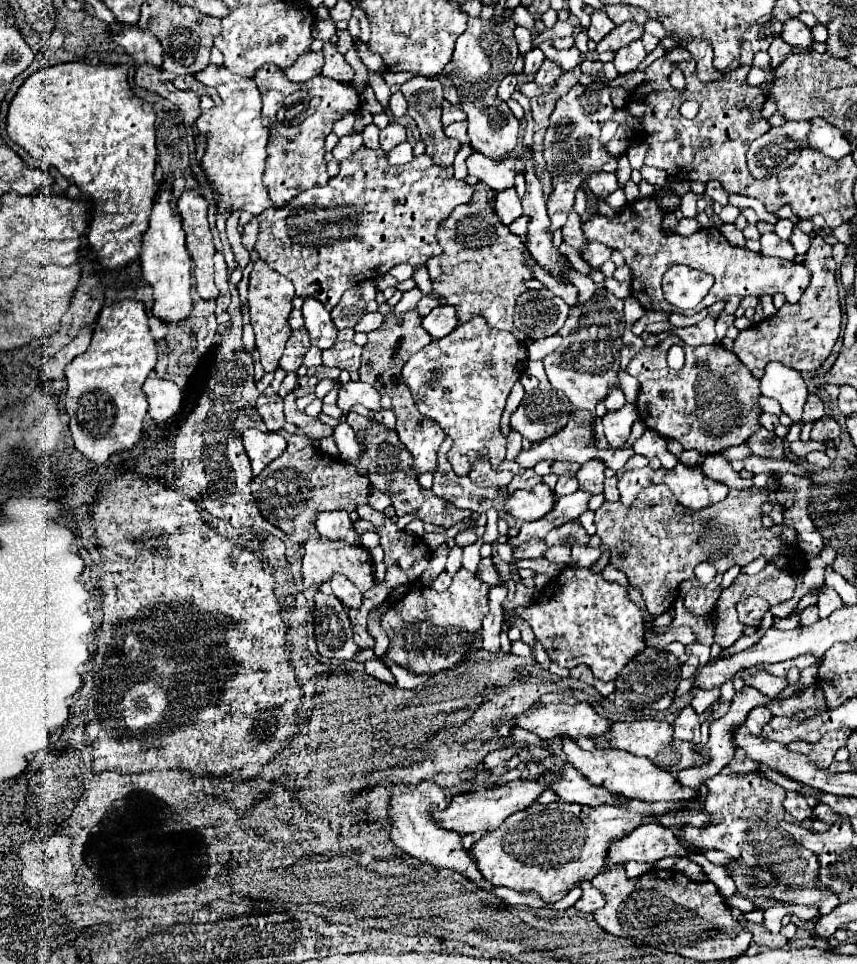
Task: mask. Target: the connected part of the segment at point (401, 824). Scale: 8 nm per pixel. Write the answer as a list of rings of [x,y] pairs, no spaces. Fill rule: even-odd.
[[[421,780],[419,784],[393,784],[391,786],[391,800],[389,800],[389,818],[391,818],[391,840],[395,846],[399,846],[403,852],[411,854],[413,858],[423,860],[425,864],[431,864],[435,868],[453,868],[461,872],[465,878],[475,882],[479,888],[489,890],[491,884],[483,882],[483,876],[479,874],[477,866],[473,864],[469,852],[461,846],[461,836],[453,834],[449,830],[441,830],[431,820],[433,810],[447,808],[447,790],[431,780]]]

